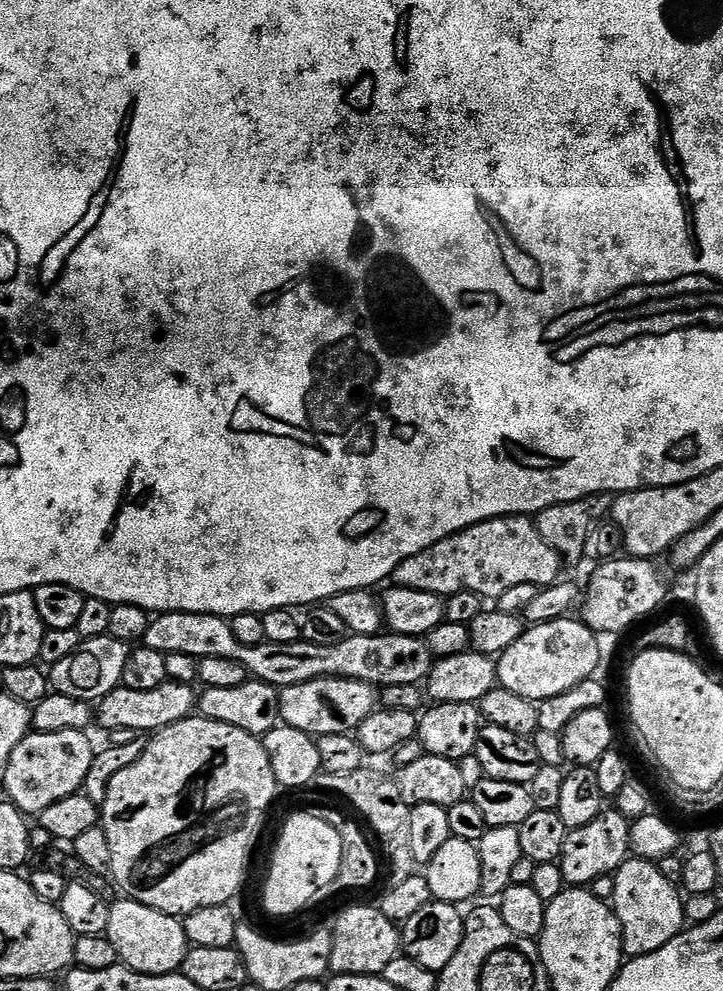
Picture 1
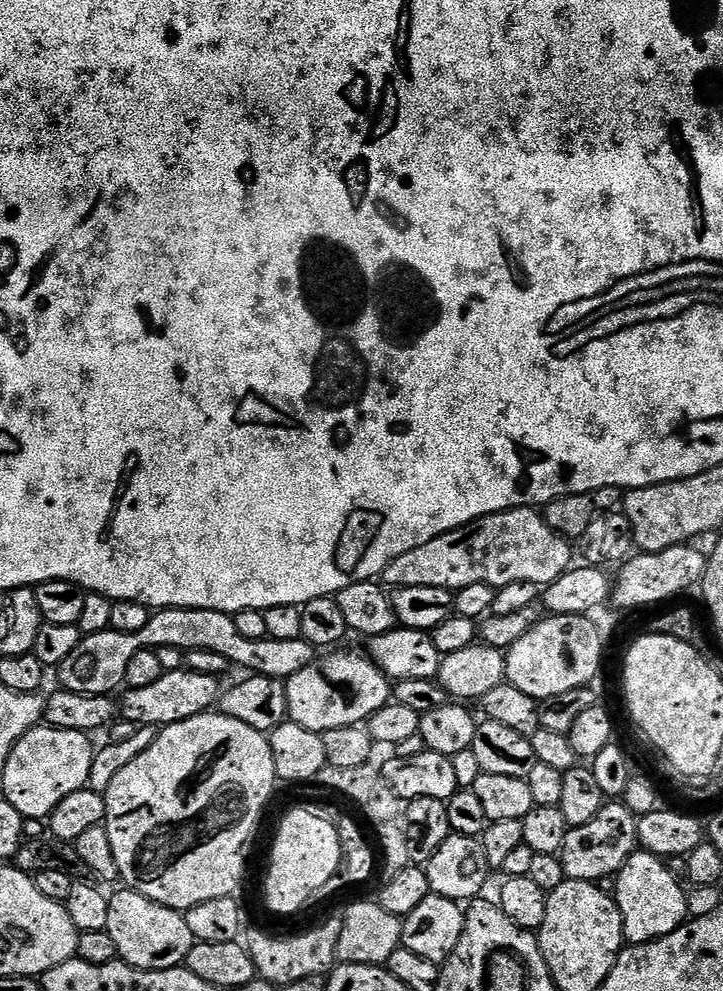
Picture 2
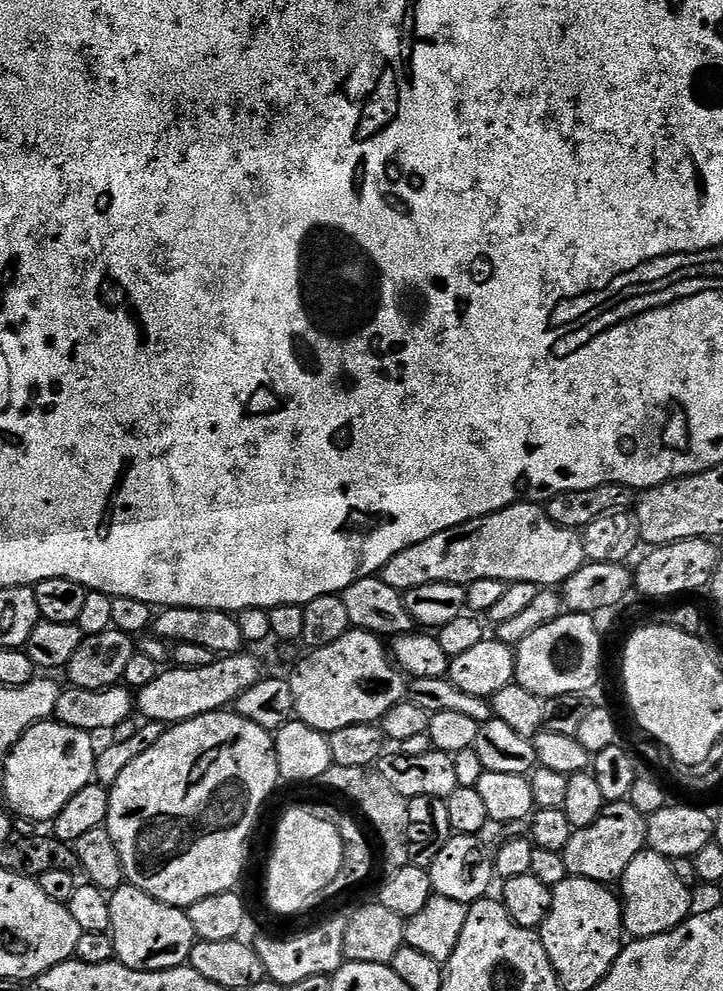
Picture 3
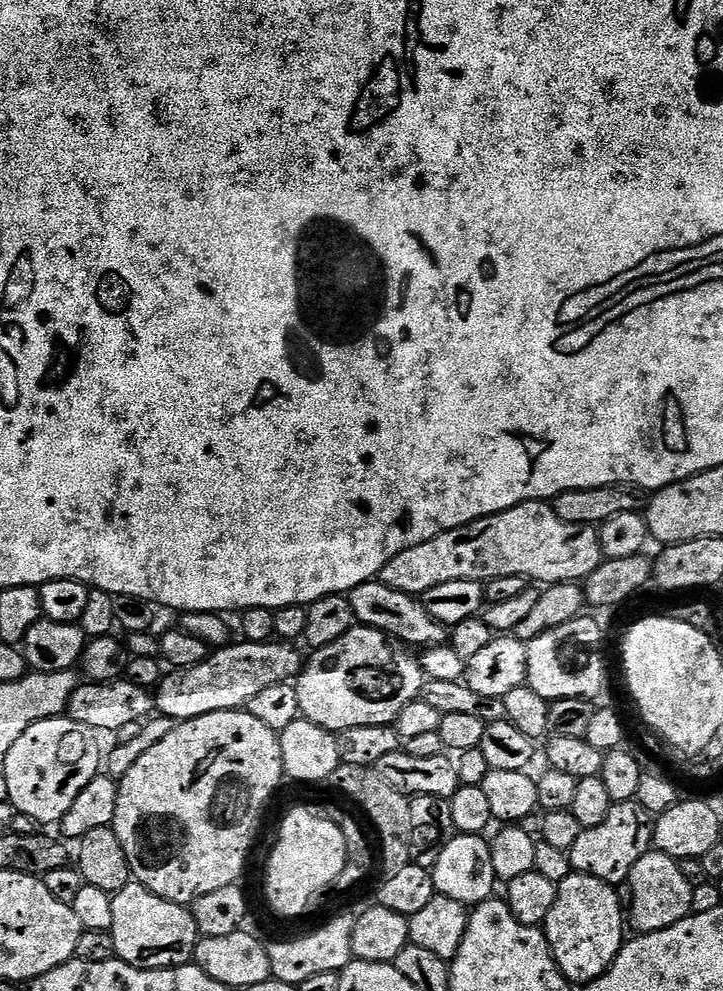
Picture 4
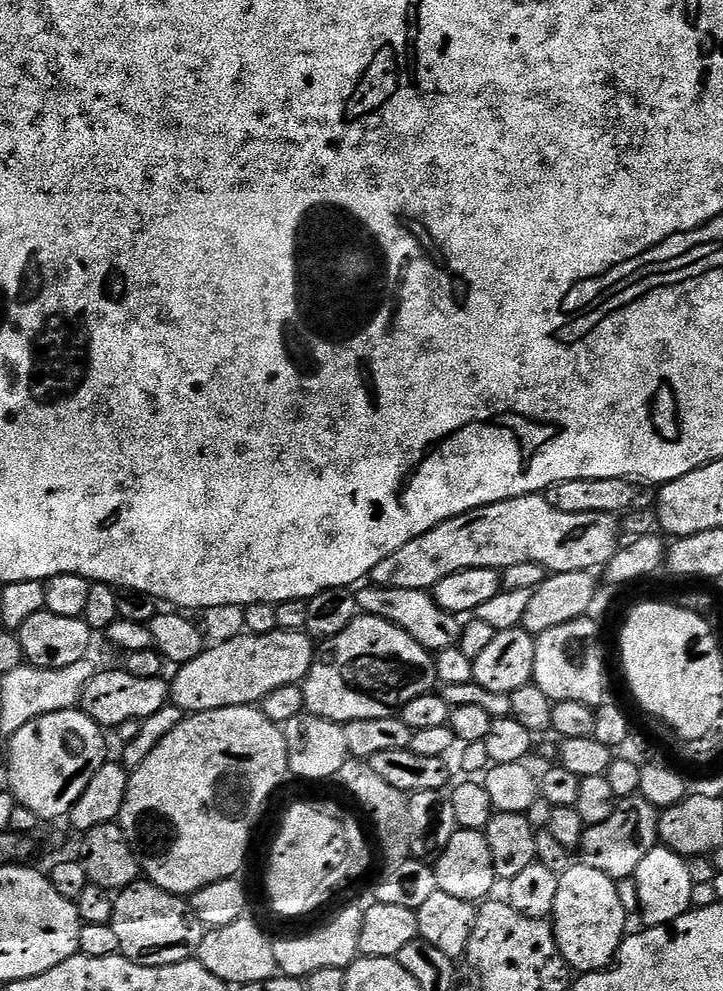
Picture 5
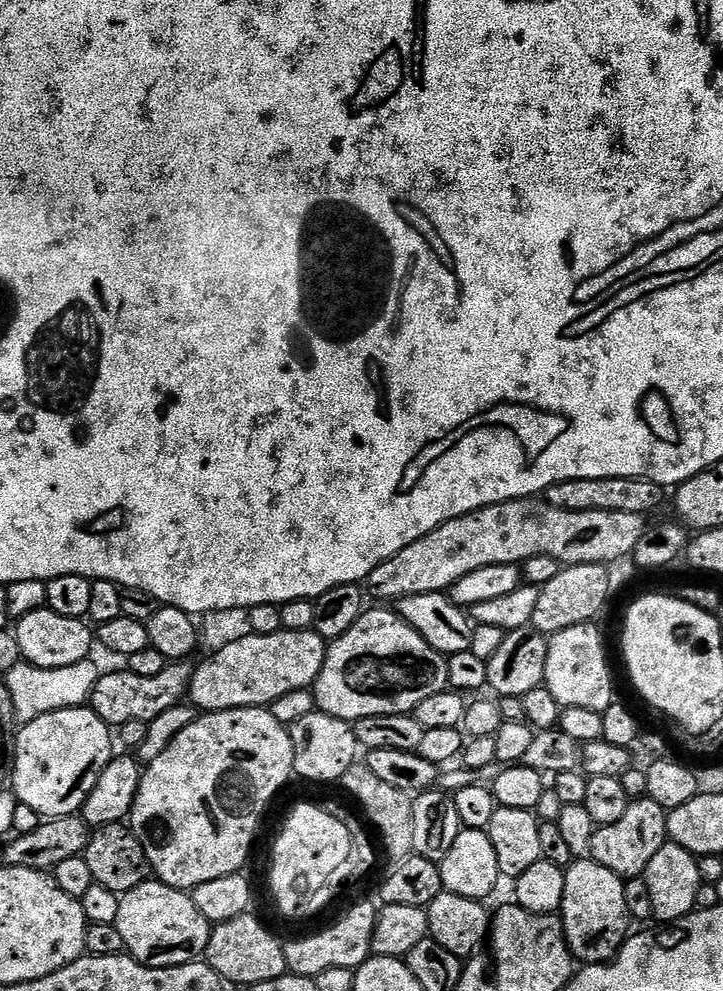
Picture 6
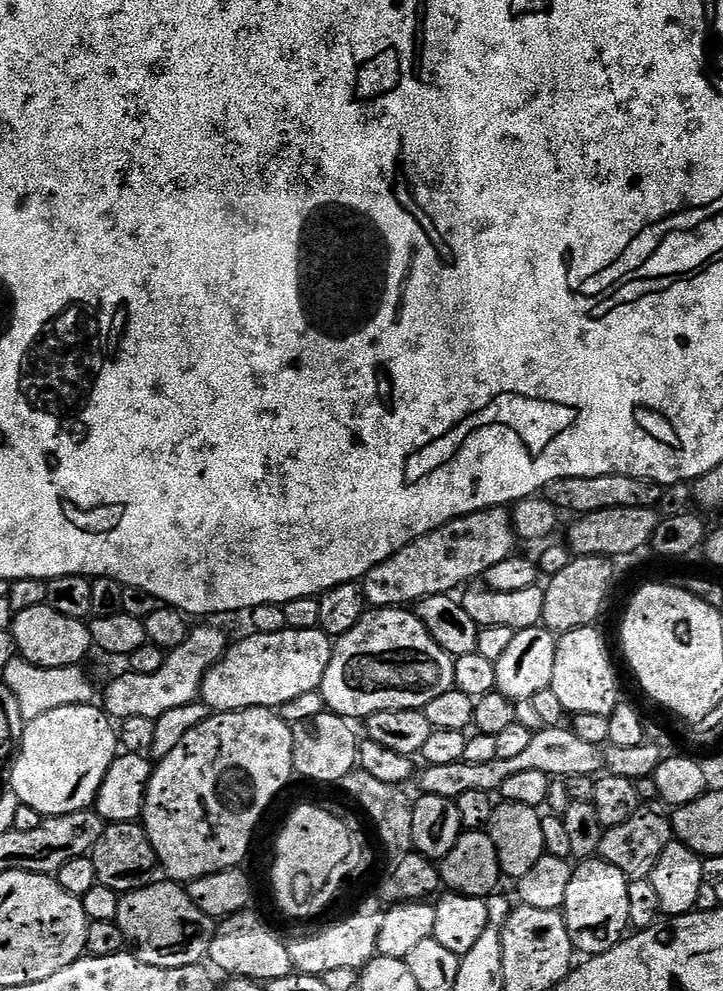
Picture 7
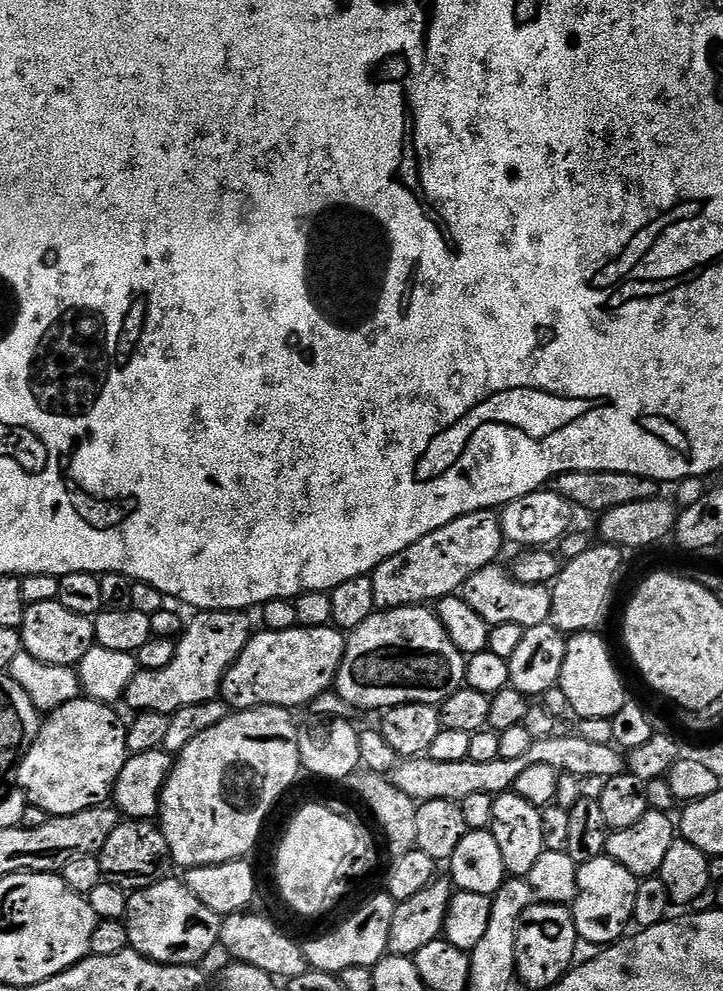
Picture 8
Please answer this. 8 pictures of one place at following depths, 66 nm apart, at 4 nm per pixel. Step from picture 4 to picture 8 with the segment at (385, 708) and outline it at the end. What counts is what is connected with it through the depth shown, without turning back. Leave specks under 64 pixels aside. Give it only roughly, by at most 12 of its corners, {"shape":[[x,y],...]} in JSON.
{"shape":[[428,606],[347,633],[334,690],[354,710],[435,704],[464,653]]}

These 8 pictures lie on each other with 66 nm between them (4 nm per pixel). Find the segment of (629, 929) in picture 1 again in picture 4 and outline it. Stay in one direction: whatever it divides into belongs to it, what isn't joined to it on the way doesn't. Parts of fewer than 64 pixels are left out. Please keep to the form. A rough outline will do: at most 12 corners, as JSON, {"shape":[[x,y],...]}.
{"shape":[[647,852],[630,870],[637,933],[674,926],[692,912],[680,861]]}

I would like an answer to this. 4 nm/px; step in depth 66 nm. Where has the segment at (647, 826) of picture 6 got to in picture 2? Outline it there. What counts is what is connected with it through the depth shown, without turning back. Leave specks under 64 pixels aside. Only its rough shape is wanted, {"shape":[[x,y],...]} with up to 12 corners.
{"shape":[[606,802],[568,829],[567,879],[598,882],[638,851],[637,816]]}

